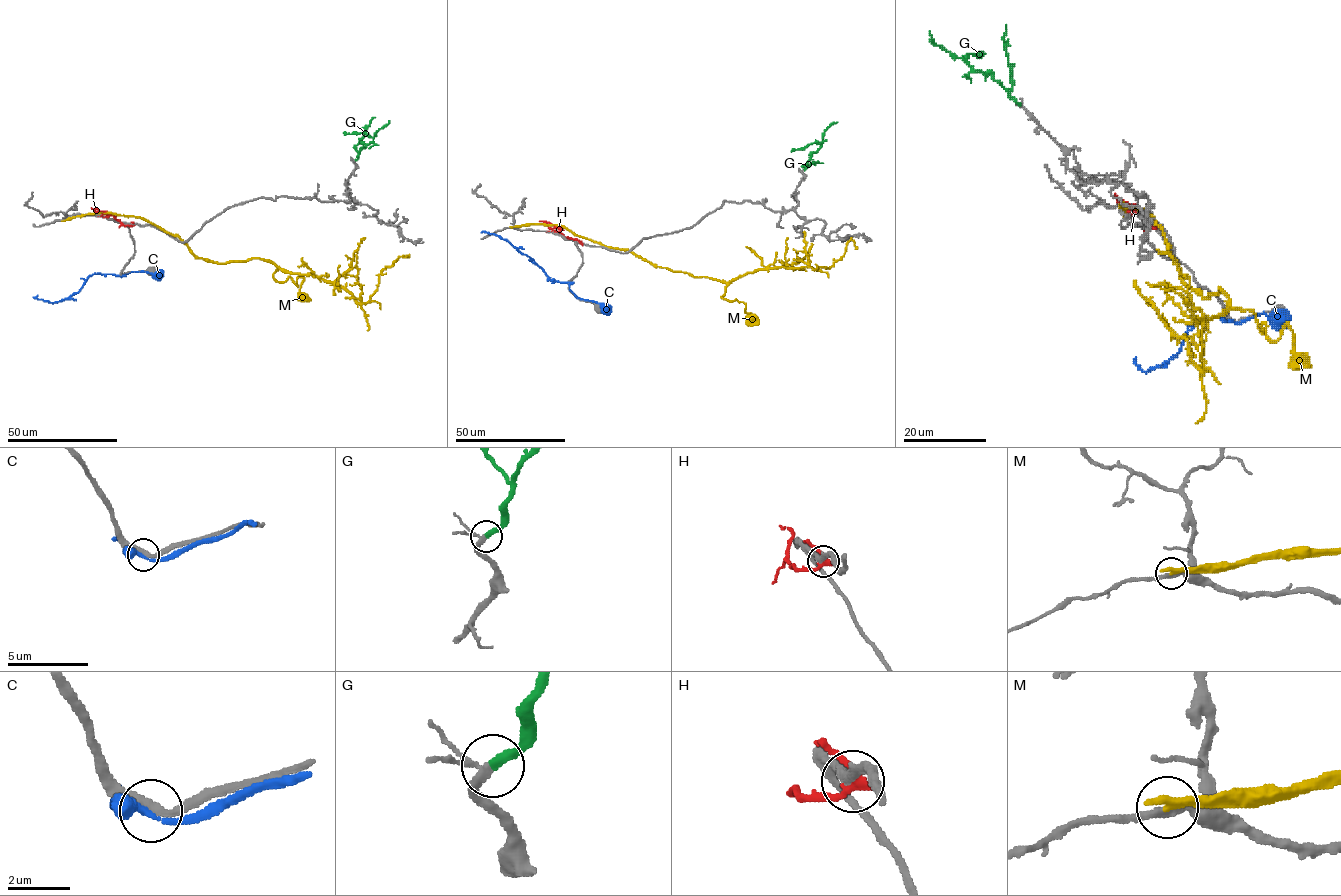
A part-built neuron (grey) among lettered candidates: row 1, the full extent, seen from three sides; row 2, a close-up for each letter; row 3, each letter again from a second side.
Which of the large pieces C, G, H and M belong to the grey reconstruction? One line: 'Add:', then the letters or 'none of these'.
Add: G

